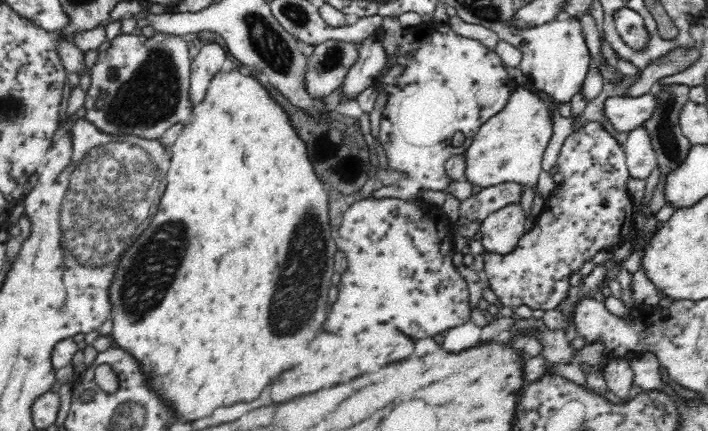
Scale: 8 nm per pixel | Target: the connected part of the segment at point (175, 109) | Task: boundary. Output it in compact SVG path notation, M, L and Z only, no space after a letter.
M120 33L111 40L111 46L96 60L91 70L90 86L86 91L86 113L81 118L93 124L100 132L118 136L118 134L133 134L144 140L160 140L168 128L174 124L185 125L192 114L189 103L191 59L188 47L180 35L173 39L164 39L155 34L148 39L143 35L136 36Z

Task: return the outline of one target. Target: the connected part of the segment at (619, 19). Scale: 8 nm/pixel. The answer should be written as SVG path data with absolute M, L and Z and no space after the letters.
M628 8L614 12L615 29L626 46L641 49L648 40L648 31L643 18L634 10Z

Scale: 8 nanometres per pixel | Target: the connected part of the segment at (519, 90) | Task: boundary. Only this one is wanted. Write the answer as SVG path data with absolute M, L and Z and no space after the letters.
M516 85L504 110L492 115L492 118L478 129L471 145L465 150L463 157L466 182L481 189L503 182L527 184L534 186L538 196L536 180L542 172L542 154L552 134L551 105L550 100L548 107L546 101L540 99L537 94Z

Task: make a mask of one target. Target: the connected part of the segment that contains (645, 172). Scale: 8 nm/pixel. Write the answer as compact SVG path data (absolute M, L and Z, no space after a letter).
M643 125L629 132L623 139L625 143L622 147L629 178L647 179L657 167L657 158Z

